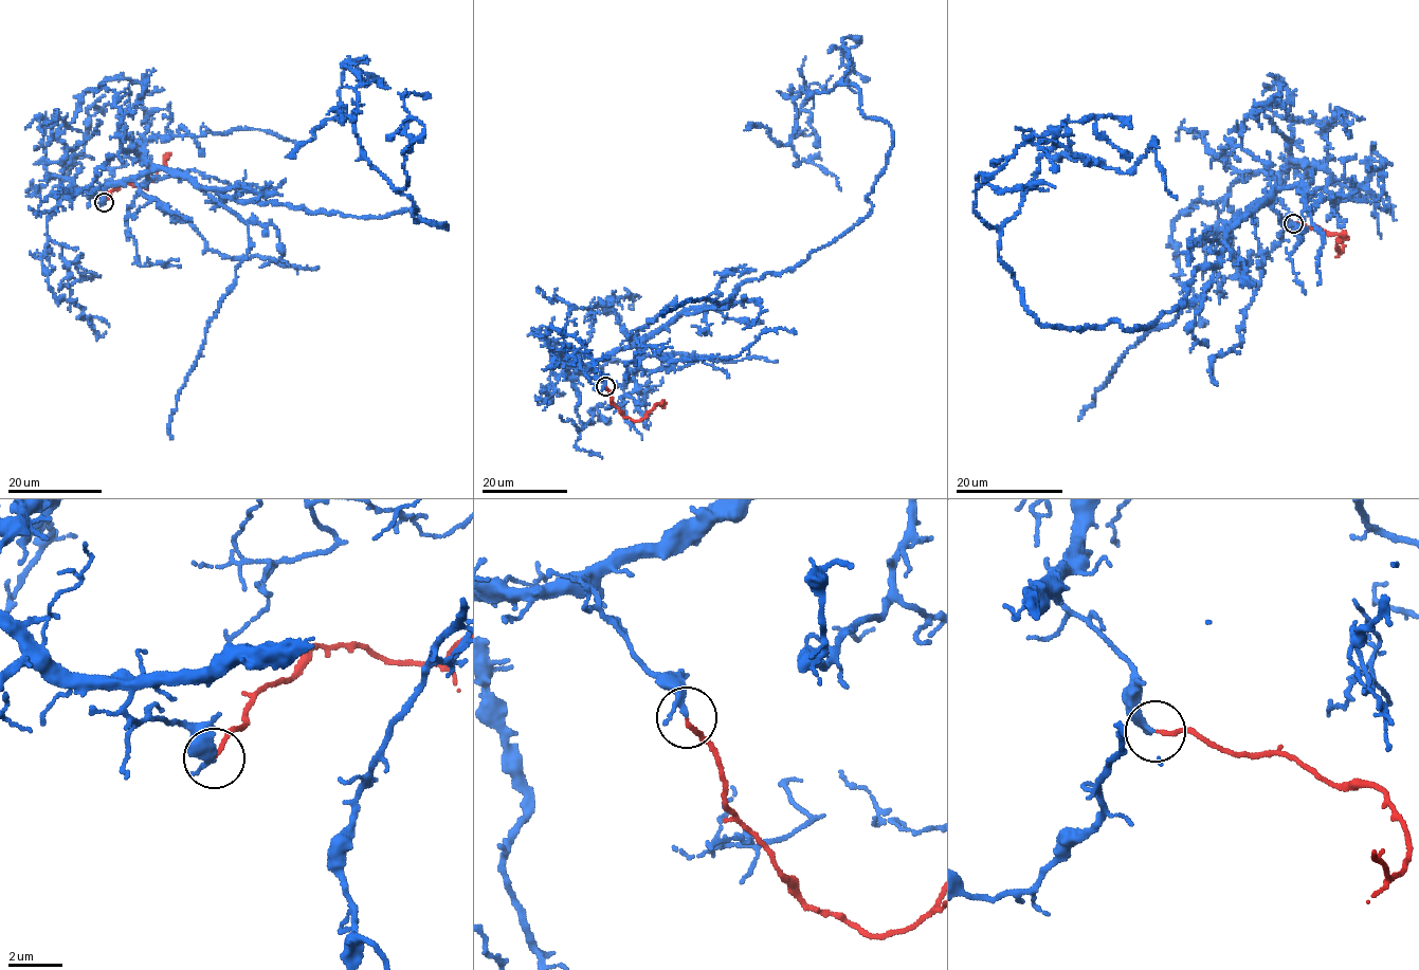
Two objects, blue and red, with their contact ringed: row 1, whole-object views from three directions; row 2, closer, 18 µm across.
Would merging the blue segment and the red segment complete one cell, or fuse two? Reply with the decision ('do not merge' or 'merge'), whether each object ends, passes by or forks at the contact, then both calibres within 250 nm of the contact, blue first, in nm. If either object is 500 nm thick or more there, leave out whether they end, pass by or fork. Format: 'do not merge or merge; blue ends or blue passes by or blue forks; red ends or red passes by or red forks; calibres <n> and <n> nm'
merge; blue passes by; red ends; calibres 180 and 150 nm

